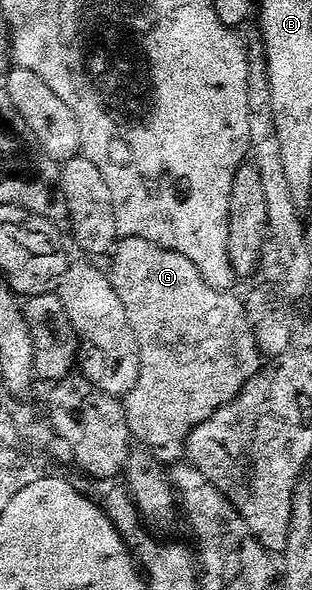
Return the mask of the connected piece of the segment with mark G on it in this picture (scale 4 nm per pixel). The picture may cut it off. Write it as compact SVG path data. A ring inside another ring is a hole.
M121 238L118 246L115 248L115 255L116 260L112 263L110 278L114 289L118 293L118 297L122 297L122 301L126 305L126 313L130 317L130 323L140 346L140 376L138 377L138 385L134 385L132 392L123 400L124 412L132 430L132 438L137 444L143 445L148 449L172 447L175 443L183 444L187 440L189 433L194 429L198 429L198 425L210 421L227 403L239 397L245 385L259 373L262 366L262 356L258 349L258 341L256 340L256 328L251 315L248 314L245 300L241 296L239 299L236 293L232 291L219 291L211 287L202 277L198 265L194 265L194 261L182 257L182 253L174 253L154 241Z

